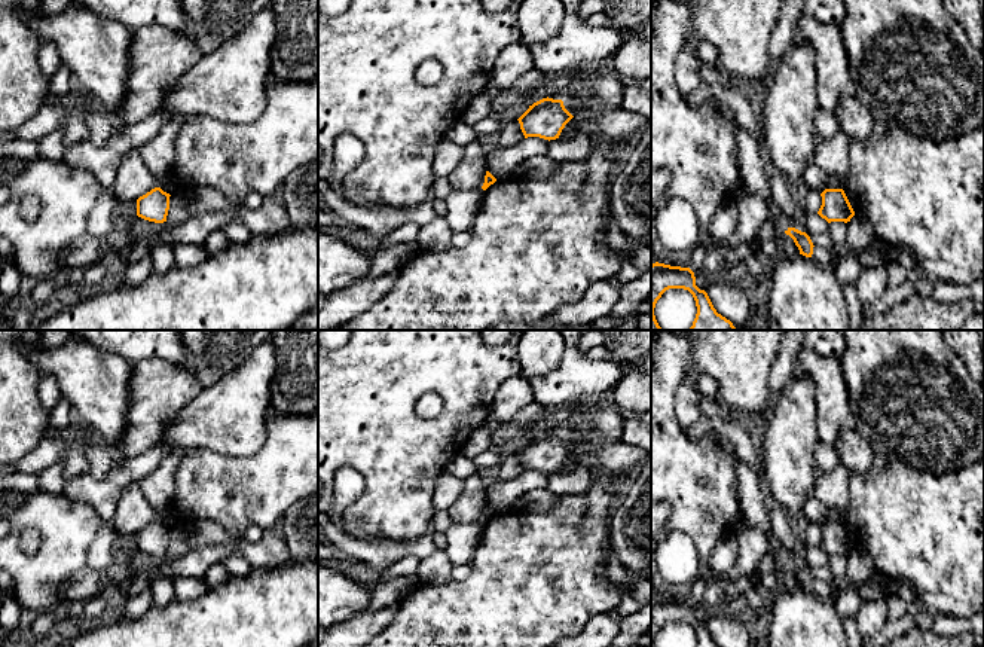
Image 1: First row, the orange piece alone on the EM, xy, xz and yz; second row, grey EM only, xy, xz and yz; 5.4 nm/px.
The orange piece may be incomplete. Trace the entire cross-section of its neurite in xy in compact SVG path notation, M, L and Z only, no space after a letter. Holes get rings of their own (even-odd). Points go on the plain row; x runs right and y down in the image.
M161 521L152 522L137 532L137 549L155 556L166 555L169 529Z

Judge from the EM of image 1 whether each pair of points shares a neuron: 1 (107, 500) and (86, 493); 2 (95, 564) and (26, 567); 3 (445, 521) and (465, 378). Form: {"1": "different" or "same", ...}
{"1": "same", "2": "different", "3": "different"}

